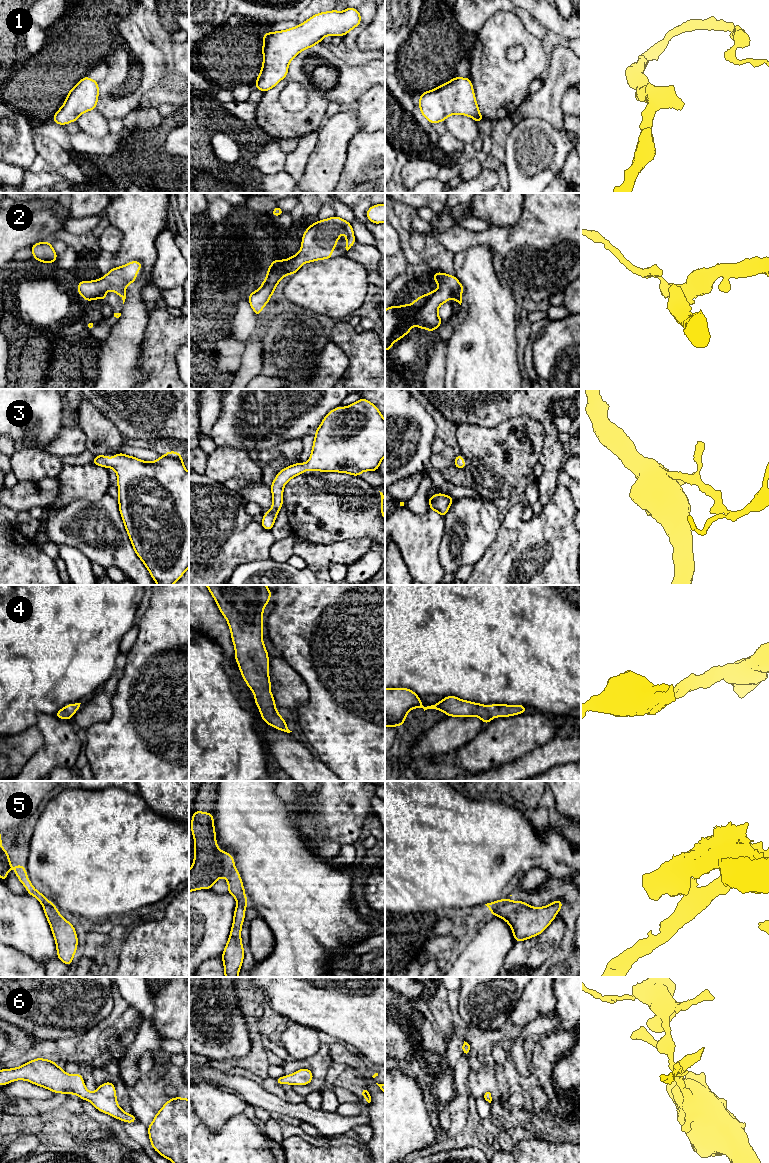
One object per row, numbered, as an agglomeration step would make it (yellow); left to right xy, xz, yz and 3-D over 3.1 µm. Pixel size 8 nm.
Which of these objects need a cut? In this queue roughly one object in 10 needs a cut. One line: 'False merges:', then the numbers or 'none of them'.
False merges: none of them

